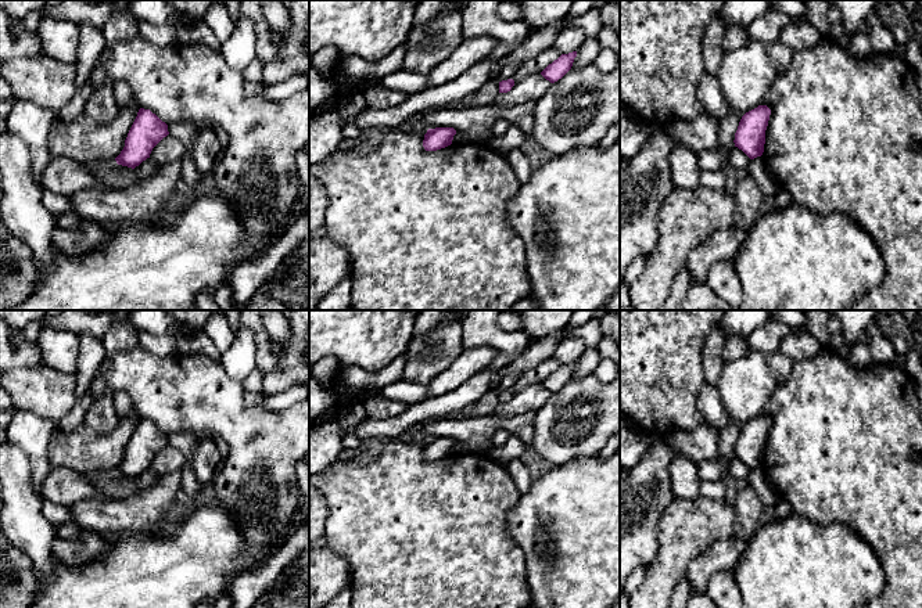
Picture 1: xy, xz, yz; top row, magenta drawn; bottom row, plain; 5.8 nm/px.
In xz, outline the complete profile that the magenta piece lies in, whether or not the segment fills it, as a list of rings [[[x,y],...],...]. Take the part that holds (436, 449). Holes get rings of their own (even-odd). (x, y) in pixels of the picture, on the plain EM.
[[[453,438],[428,439],[424,445],[423,457],[426,461],[437,461],[452,454],[456,440]]]

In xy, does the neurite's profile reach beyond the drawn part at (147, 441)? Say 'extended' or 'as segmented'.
as segmented

